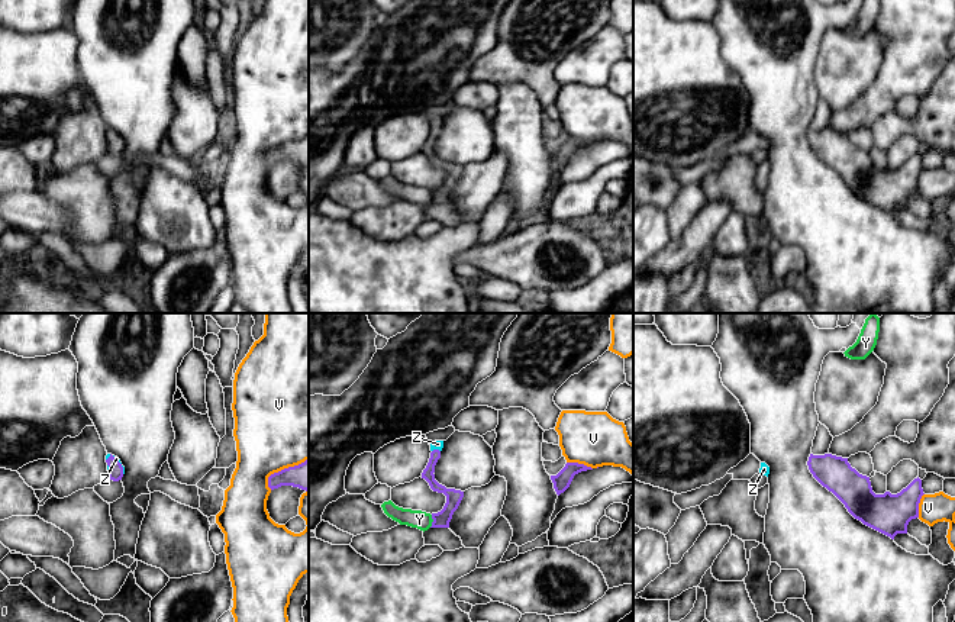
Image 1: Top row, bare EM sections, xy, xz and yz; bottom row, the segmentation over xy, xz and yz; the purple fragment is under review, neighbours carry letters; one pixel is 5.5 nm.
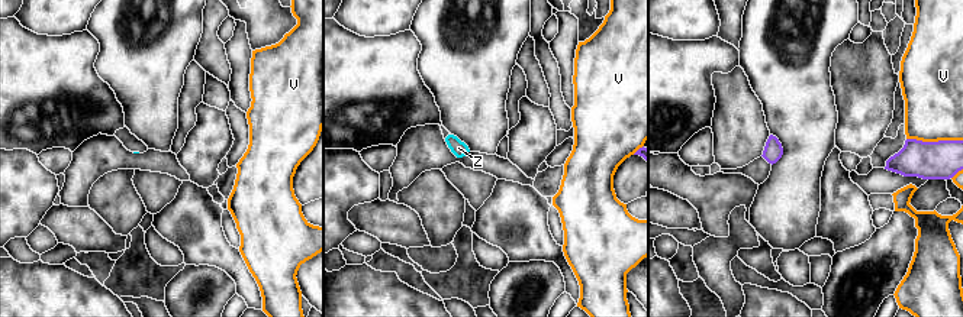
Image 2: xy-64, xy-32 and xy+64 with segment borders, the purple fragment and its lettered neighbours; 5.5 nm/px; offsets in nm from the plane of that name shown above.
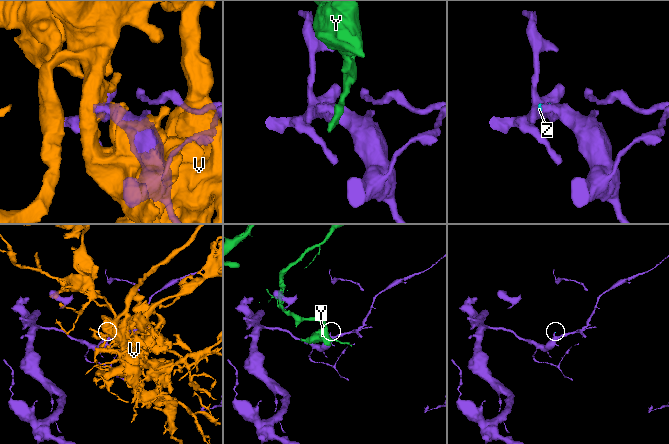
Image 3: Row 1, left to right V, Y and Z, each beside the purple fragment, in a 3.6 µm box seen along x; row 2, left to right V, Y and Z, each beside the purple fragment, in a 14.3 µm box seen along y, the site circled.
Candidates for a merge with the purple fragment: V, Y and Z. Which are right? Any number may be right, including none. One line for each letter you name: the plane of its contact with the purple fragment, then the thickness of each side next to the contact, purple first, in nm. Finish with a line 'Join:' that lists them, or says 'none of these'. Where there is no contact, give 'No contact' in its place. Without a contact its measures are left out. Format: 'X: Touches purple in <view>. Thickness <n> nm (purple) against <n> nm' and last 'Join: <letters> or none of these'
Z: Touches purple in xy. Thickness 80 nm (purple) against 20 nm
Join: Z

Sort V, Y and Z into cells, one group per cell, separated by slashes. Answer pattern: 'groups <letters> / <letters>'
groups V / Y / Z

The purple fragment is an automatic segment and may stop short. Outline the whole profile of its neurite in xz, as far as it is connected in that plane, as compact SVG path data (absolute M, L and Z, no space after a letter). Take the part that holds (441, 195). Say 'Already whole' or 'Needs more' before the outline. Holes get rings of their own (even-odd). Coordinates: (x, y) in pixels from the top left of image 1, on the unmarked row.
Needs more. M451 100L445 104L438 104L426 109L428 117L430 120L430 133L426 144L422 148L422 154L425 154L430 164L438 168L443 168L446 171L446 178L443 184L438 188L432 188L432 202L430 203L449 203L449 197L452 194L454 187L458 184L464 167L455 164L446 164L435 155L435 141L441 133L441 126L443 123L443 117L455 107L455 103Z

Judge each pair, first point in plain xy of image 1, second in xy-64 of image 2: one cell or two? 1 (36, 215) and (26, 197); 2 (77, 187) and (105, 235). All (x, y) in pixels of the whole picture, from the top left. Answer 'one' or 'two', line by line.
1: two
2: two

